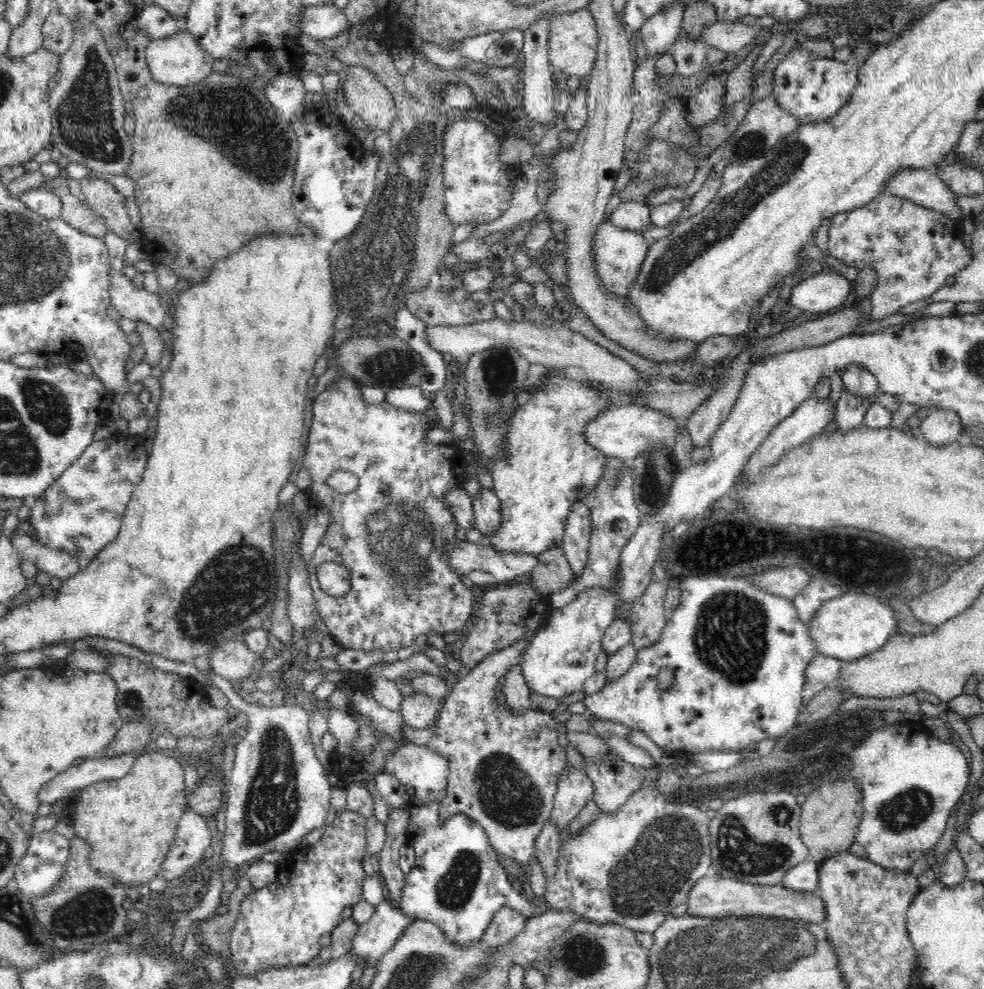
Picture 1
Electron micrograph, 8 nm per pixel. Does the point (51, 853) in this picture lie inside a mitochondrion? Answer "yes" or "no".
no

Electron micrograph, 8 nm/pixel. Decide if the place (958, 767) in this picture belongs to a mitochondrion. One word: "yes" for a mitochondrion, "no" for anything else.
no

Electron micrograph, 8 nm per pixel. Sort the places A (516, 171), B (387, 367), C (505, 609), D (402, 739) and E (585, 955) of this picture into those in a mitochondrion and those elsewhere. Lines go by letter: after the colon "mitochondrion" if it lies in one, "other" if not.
A: other
B: mitochondrion
C: mitochondrion
D: other
E: mitochondrion

